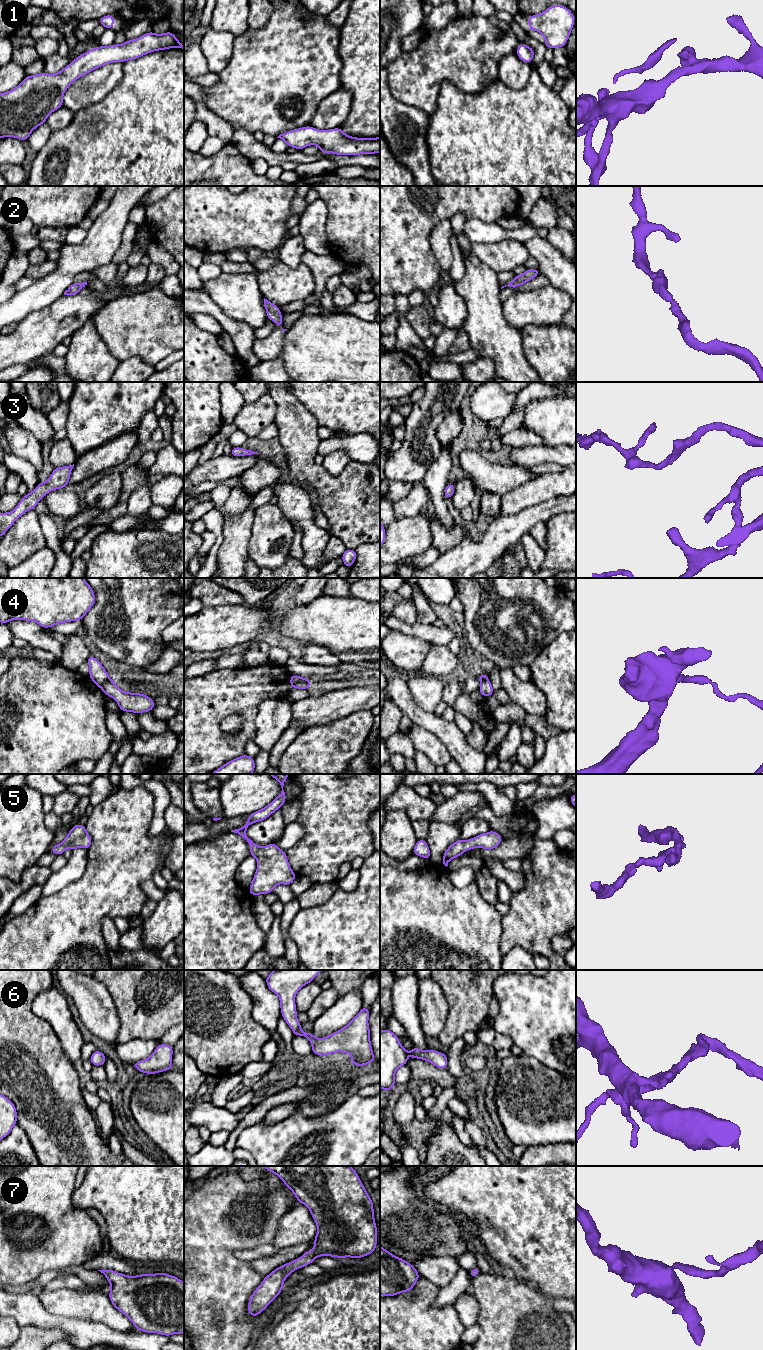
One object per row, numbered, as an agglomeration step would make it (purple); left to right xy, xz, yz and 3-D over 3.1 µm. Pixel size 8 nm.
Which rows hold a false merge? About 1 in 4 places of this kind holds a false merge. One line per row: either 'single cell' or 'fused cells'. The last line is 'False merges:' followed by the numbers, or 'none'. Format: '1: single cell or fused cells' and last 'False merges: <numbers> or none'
1: single cell
2: single cell
3: single cell
4: fused cells
5: single cell
6: single cell
7: single cell
False merges: 4

